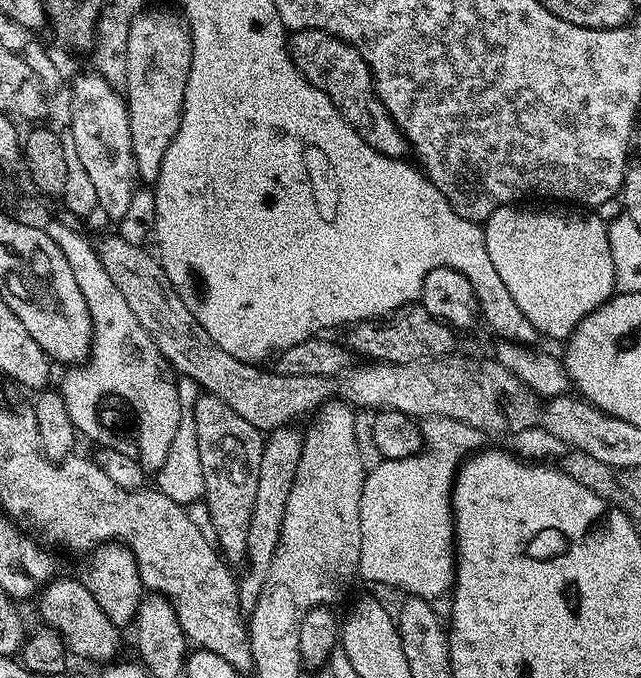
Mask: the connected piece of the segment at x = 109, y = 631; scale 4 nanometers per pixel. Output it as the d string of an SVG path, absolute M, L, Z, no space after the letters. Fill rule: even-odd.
M53 579L40 589L39 600L43 623L64 639L64 647L71 655L73 652L84 660L100 660L99 662L112 662L117 659L121 629L112 624L94 594L90 594L90 590L79 579Z

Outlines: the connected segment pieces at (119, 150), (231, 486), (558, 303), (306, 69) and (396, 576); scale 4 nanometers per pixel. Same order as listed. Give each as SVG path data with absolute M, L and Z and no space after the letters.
M80 74L72 84L72 128L70 135L78 146L78 158L94 186L97 205L106 212L109 221L118 222L126 210L134 191L132 180L137 179L136 159L132 156L130 122L125 97L115 92L98 74Z
M211 394L197 395L194 422L198 430L198 455L202 458L202 500L208 503L215 547L229 565L243 565L248 554L250 514L254 514L254 498L258 494L258 470L265 437L242 414L234 414L222 398Z
M507 204L494 210L494 214L483 221L486 254L490 254L490 262L494 262L498 278L506 282L510 298L518 302L518 310L522 310L524 317L536 327L537 333L559 342L567 341L582 318L589 316L600 304L605 304L617 291L614 258L610 258L608 224L592 210L573 210L568 206L520 207L524 206Z
M297 28L289 35L288 52L292 55L297 70L314 87L328 95L337 112L344 116L345 125L354 126L355 132L374 151L397 158L405 155L405 138L372 89L372 70L353 44L339 40L320 28Z
M433 416L422 424L422 451L414 456L397 460L381 459L376 469L369 471L362 486L360 525L362 526L361 577L376 584L389 584L401 588L409 597L436 602L454 584L454 513L452 511L452 486L465 459L471 457L485 443L485 433L466 422L454 418Z

